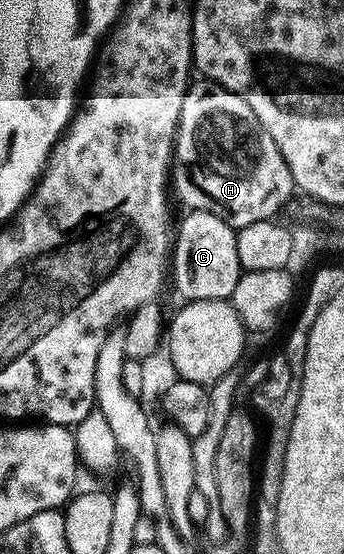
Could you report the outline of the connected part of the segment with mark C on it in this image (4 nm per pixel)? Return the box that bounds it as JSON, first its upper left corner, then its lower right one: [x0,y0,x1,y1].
[169,211,241,300]

